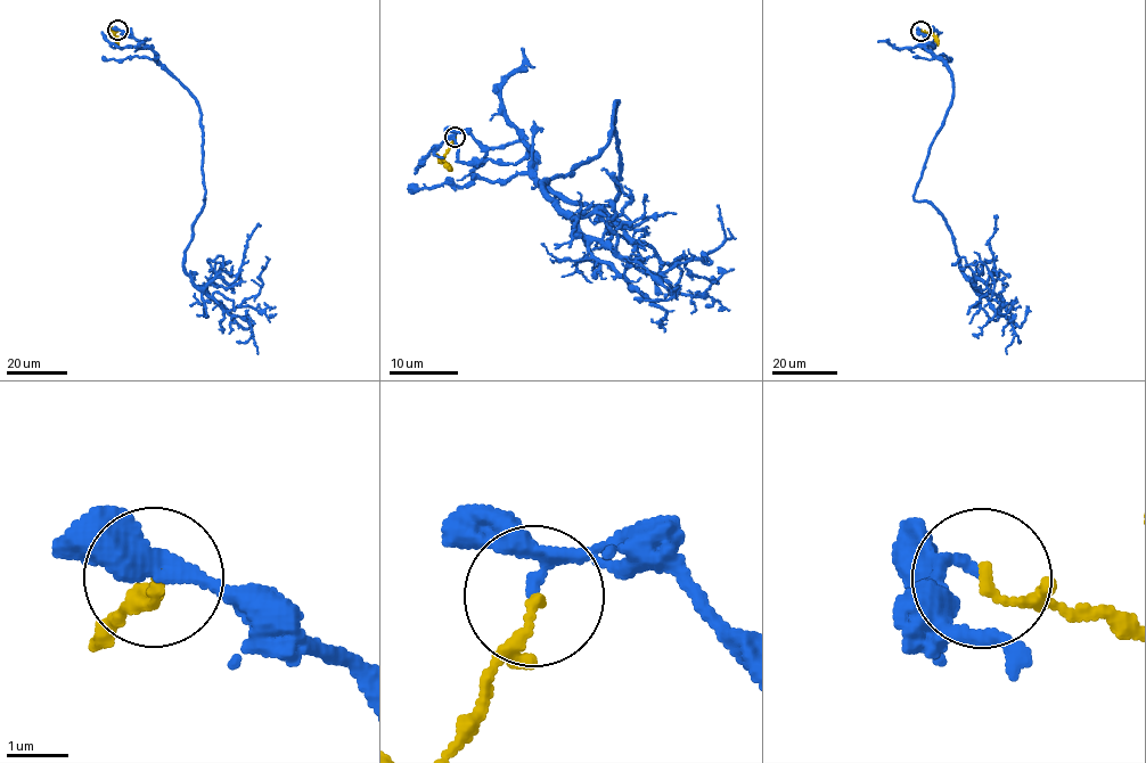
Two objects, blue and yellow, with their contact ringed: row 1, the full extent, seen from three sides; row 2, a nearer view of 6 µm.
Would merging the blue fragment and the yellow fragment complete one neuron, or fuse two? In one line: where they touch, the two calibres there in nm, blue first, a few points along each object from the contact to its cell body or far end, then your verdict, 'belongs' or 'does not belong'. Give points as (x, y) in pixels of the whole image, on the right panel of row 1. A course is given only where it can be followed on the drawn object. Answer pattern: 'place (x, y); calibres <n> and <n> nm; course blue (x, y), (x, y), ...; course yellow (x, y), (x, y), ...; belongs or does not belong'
place (921, 31); calibres 150 and 160 nm; course blue (922, 30), (954, 87), (914, 198), (942, 216), (960, 271), (998, 311), (989, 271), (965, 265); course yellow (922, 30), (932, 34), (938, 46); belongs

